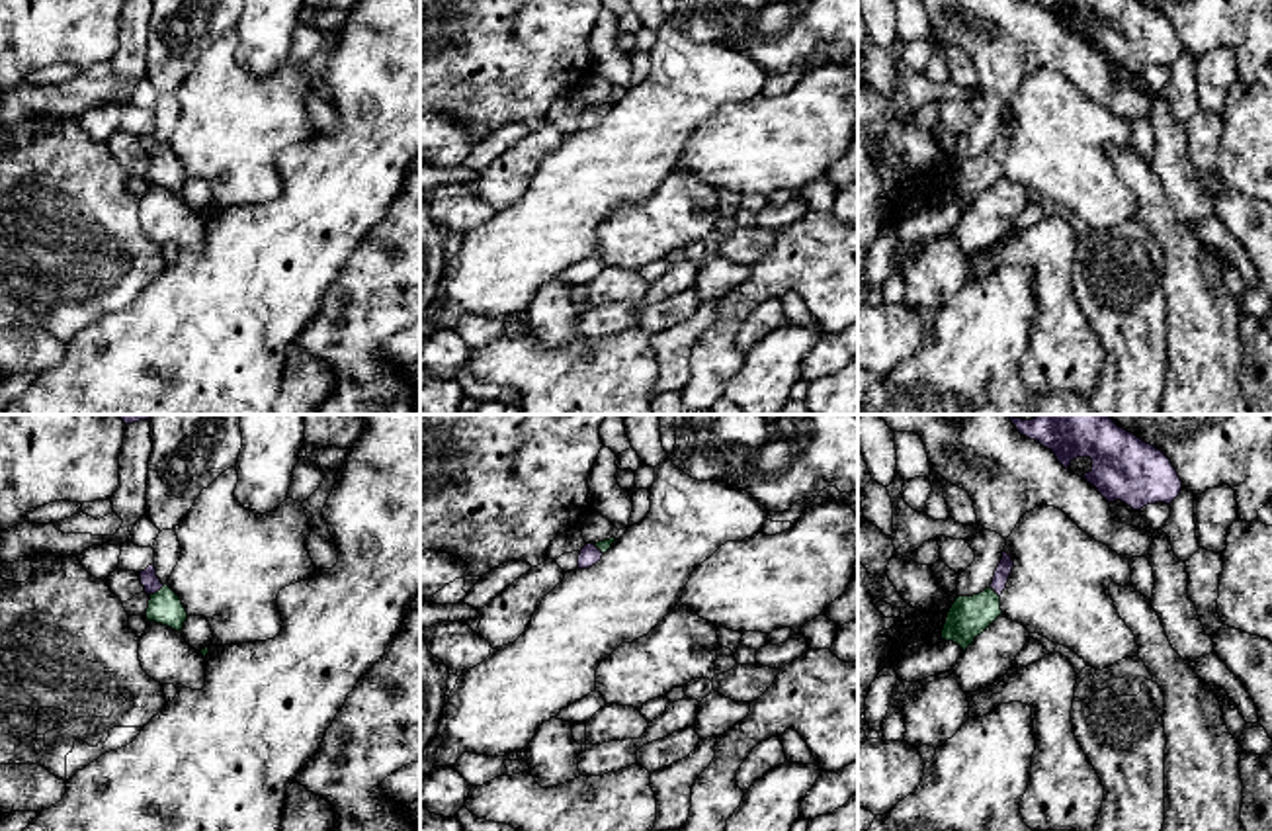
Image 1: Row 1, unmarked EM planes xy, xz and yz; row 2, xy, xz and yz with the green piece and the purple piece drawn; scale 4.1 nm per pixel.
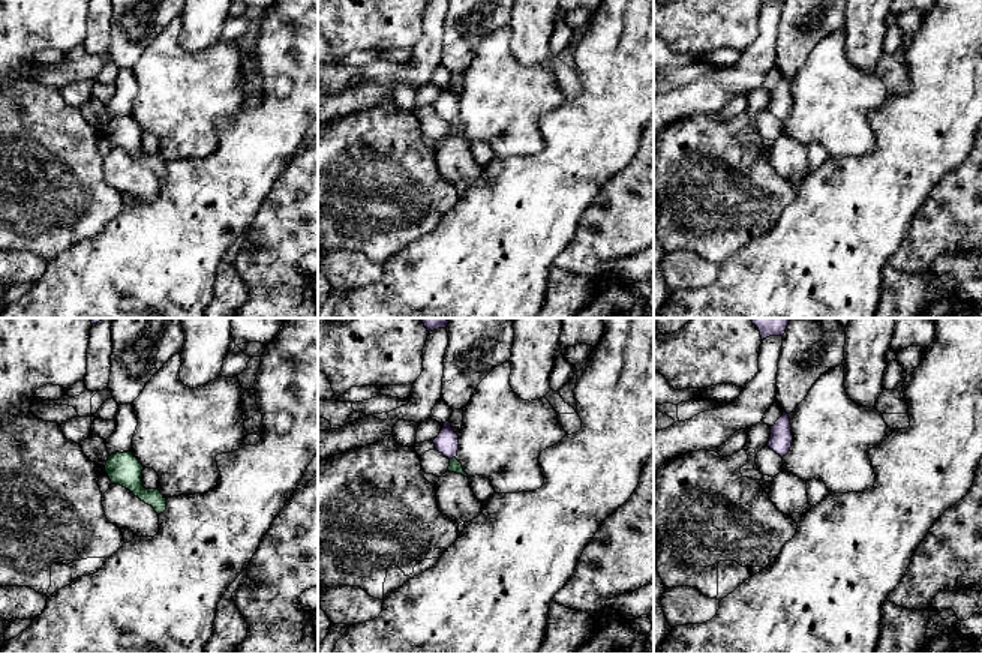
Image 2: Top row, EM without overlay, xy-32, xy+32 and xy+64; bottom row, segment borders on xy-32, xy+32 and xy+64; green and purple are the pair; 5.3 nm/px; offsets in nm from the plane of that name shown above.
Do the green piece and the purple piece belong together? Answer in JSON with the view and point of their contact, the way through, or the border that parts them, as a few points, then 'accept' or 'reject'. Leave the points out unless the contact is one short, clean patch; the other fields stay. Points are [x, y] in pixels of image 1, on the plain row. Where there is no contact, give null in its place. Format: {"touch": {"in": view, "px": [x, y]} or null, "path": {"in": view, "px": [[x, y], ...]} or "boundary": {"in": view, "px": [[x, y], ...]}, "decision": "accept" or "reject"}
{"touch": {"in": "xy", "px": [159, 153]}, "path": {"in": "xy", "px": [[165, 169], [159, 153], [149, 141]]}, "decision": "accept"}

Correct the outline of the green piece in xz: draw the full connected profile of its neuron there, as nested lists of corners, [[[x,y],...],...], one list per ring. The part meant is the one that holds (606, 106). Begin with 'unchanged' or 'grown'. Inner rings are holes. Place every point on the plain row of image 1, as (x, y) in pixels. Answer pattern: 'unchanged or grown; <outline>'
grown; [[[610,100],[610,102],[598,104],[598,106],[586,106],[580,111],[576,131],[590,131],[592,127],[596,127],[602,121],[602,117],[612,109],[614,104],[615,104],[615,100]]]

